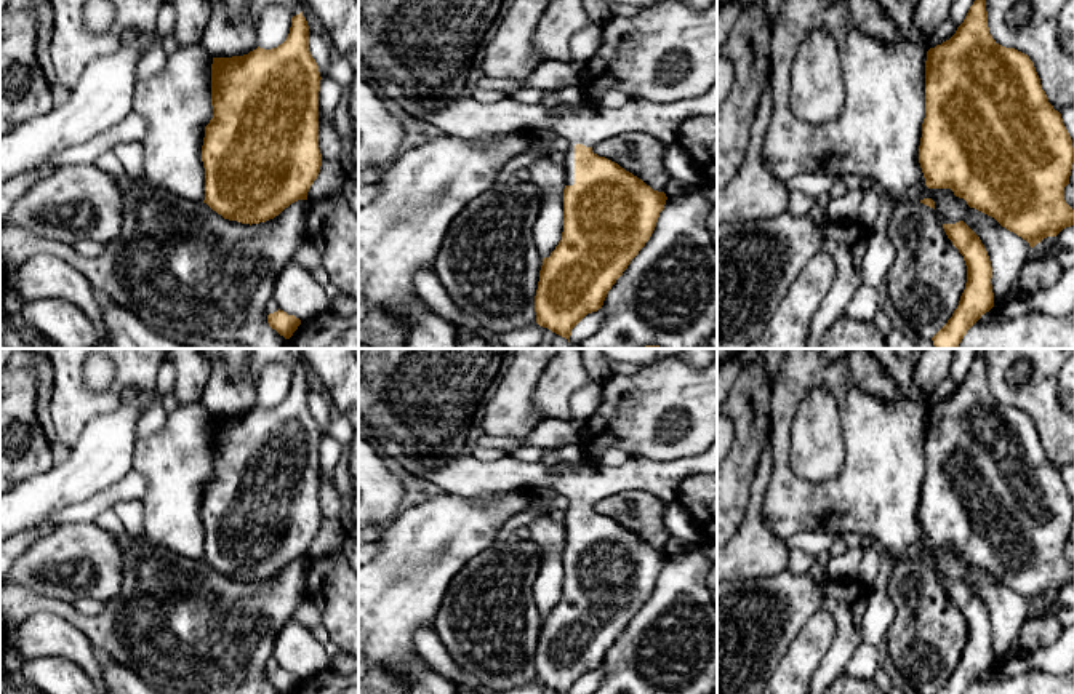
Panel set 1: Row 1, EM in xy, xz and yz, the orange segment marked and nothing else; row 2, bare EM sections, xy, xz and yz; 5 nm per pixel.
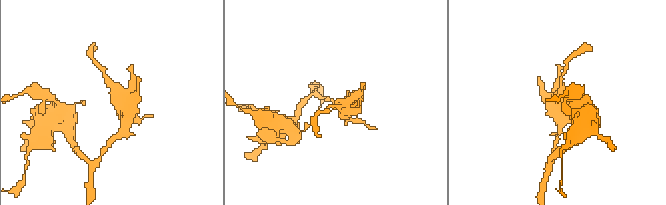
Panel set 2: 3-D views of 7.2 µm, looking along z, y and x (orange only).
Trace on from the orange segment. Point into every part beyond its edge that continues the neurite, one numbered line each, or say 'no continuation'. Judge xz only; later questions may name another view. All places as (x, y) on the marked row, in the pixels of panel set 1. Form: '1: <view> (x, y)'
1: xz (463, 117)

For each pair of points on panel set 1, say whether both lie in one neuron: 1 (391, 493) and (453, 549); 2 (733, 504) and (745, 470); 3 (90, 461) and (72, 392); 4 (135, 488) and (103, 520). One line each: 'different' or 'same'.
1: different
2: same
3: different
4: different

